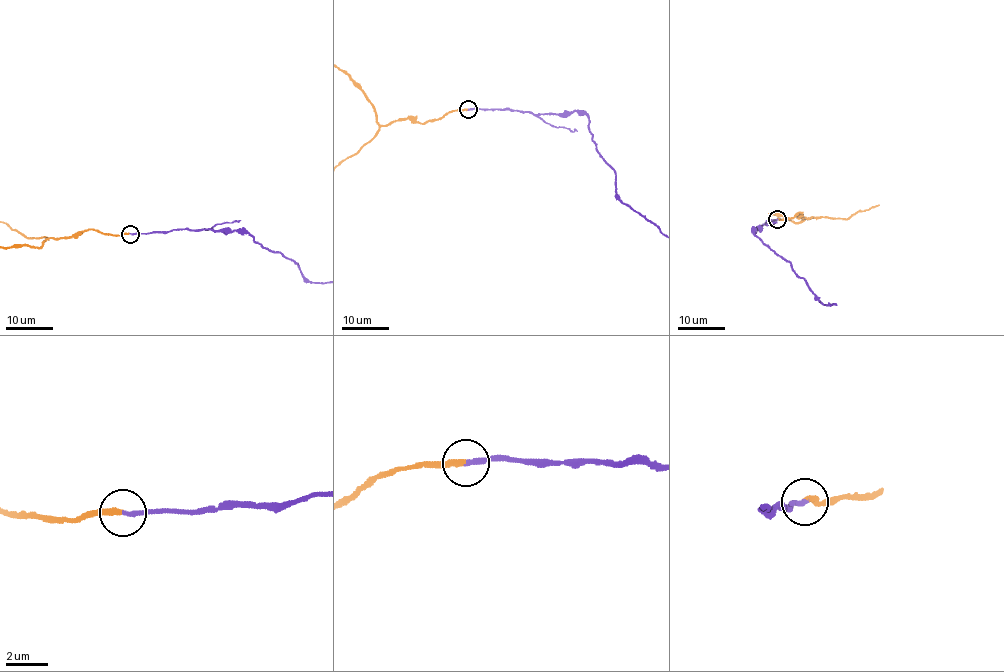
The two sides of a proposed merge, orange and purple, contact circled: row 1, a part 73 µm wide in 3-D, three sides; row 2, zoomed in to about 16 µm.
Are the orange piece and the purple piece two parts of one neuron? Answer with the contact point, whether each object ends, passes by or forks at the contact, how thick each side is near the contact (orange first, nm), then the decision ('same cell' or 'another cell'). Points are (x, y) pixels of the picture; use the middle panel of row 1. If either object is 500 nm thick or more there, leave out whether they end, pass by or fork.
at (468, 109); orange ends there; purple ends there; 280 nm thick on the orange side, 240 nm on the other; same cell

